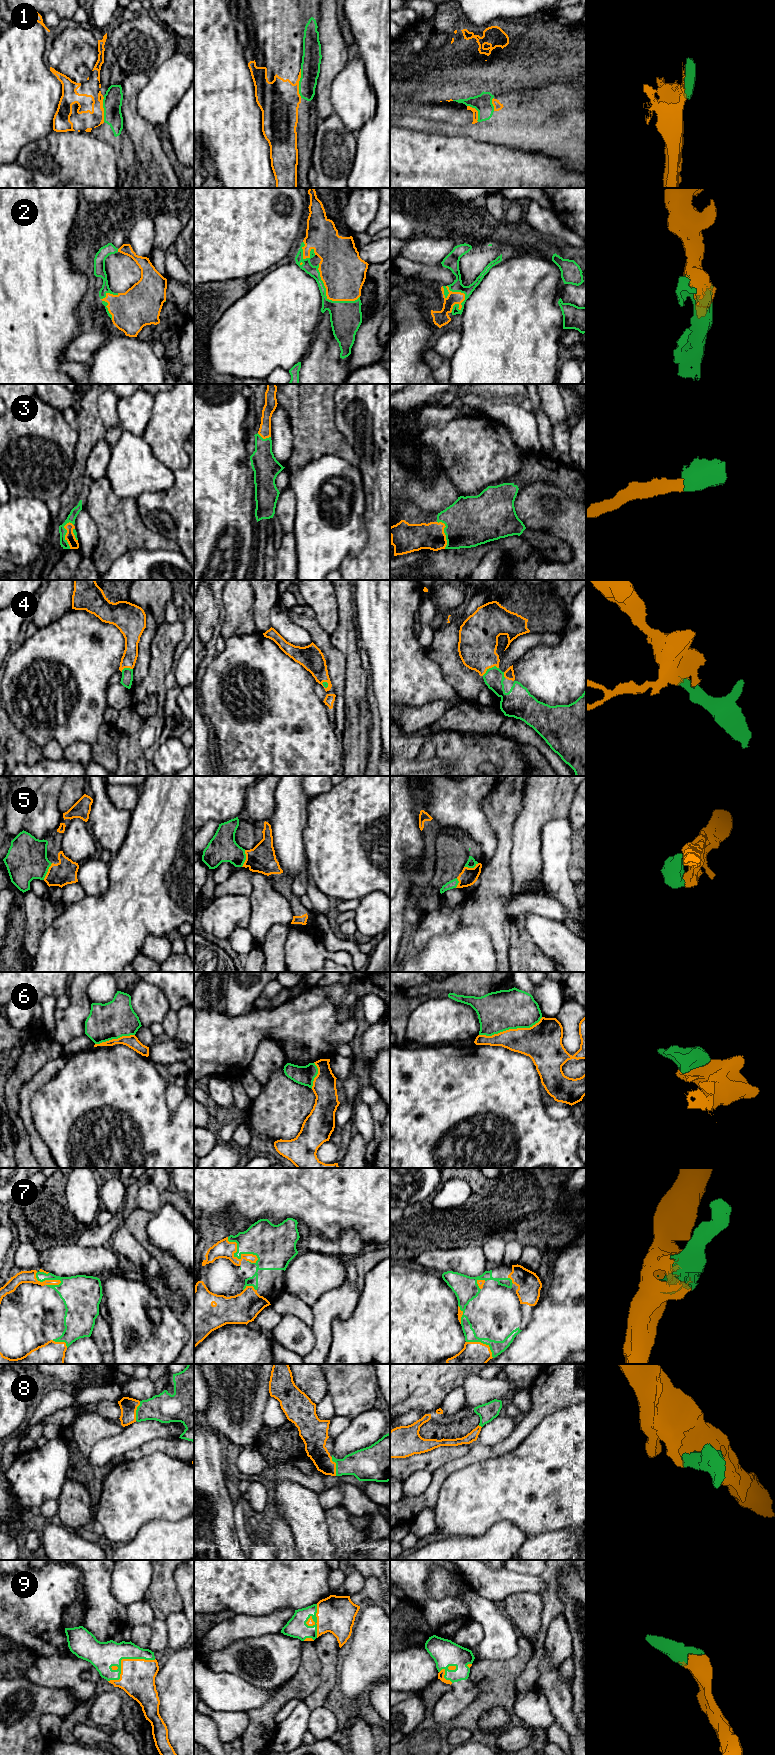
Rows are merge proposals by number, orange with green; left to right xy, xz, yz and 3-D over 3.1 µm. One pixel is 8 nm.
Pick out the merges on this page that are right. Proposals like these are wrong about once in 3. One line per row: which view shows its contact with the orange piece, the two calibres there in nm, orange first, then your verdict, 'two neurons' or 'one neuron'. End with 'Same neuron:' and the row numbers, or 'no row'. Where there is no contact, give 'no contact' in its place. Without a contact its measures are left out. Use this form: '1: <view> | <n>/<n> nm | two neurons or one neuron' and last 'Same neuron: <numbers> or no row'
1: xz | 320/160 nm | two neurons
2: yz | 110/110 nm | one neuron
3: xy | 80/70 nm | one neuron
4: yz | 320/160 nm | one neuron
5: xy | 190/320 nm | one neuron
6: yz | 280/320 nm | two neurons
7: xz | 140/280 nm | one neuron
8: xy | 140/240 nm | one neuron
9: xy | 280/220 nm | one neuron
Same neuron: 2, 3, 4, 5, 7, 8, 9

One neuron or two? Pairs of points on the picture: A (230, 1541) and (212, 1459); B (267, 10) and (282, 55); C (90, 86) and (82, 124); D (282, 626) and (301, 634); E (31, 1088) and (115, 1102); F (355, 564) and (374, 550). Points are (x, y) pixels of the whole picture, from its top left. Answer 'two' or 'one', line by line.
A: one
B: one
C: one
D: one
E: two
F: one

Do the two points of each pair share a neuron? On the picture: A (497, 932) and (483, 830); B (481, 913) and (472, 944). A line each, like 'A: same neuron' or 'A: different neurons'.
A: different neurons
B: different neurons

